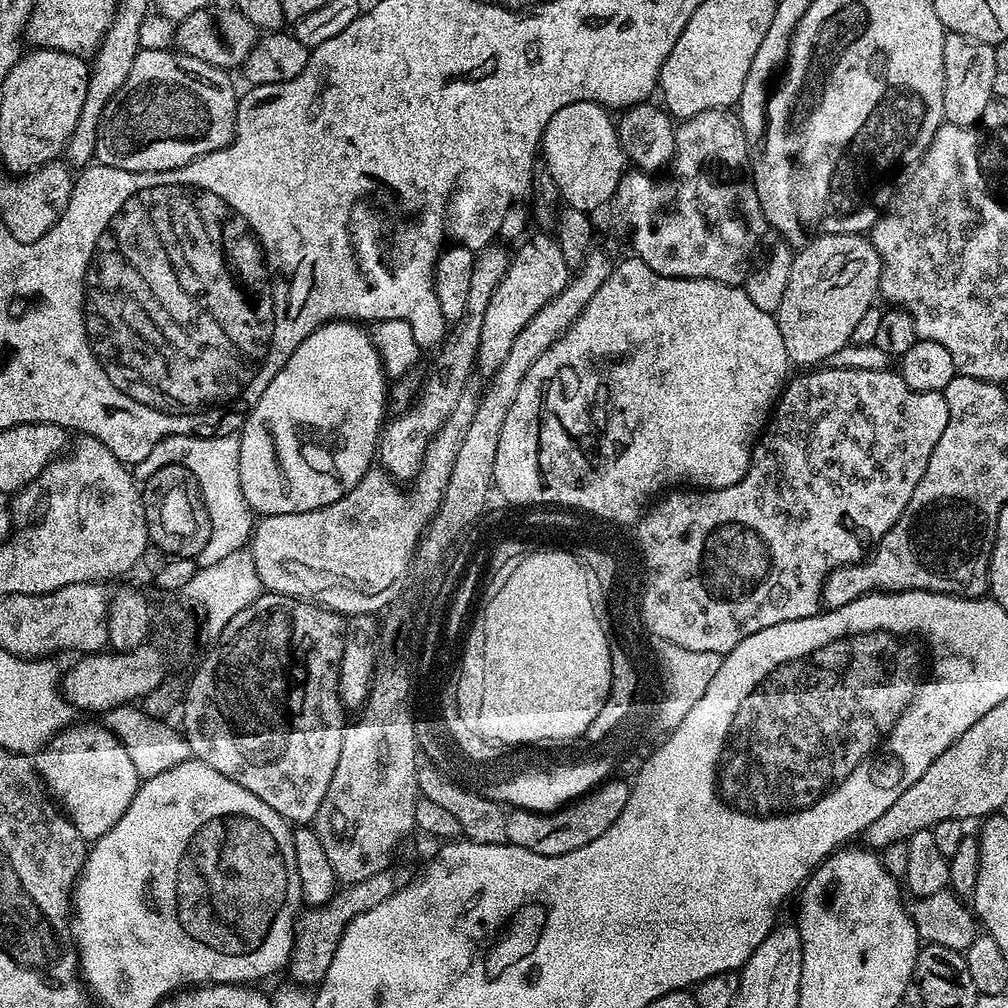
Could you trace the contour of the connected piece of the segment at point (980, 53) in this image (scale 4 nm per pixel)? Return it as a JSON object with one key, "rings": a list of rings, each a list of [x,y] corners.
{"rings":[[[948,32],[942,46],[942,110],[945,121],[959,128],[973,128],[980,122],[986,106],[994,99],[996,48],[966,34]]]}

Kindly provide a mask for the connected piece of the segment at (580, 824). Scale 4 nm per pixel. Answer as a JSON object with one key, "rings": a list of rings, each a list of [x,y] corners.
{"rings":[[[608,778],[599,783],[591,791],[584,793],[579,799],[572,800],[556,811],[534,812],[526,808],[515,808],[508,812],[506,818],[506,838],[509,844],[518,846],[522,850],[530,850],[534,854],[543,856],[557,856],[570,854],[570,850],[578,850],[586,846],[586,842],[594,842],[601,834],[606,834],[618,814],[626,807],[630,791],[629,781]]]}

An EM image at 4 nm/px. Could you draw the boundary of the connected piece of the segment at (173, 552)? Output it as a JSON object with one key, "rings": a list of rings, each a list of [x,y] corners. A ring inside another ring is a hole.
{"rings":[[[177,464],[162,466],[162,470],[154,470],[150,478],[143,481],[142,495],[144,513],[148,527],[148,539],[151,547],[161,548],[165,557],[191,556],[196,558],[210,537],[210,518],[203,504],[200,486],[186,470]]]}

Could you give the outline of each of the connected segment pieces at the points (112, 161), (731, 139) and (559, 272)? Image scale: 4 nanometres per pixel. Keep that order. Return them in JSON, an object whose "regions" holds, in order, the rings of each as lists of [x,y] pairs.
{"regions":[[[[141,48],[130,66],[126,82],[110,98],[96,135],[95,163],[127,172],[165,172],[186,166],[192,160],[225,148],[236,135],[238,91],[223,68],[215,68],[176,50]]],[[[719,108],[694,114],[676,129],[676,156],[670,165],[672,177],[660,181],[647,172],[625,171],[610,201],[612,220],[617,230],[632,243],[638,259],[660,276],[743,285],[746,279],[744,263],[755,250],[760,235],[770,228],[760,210],[758,194],[746,167],[749,160],[746,134],[735,111]]],[[[555,235],[530,236],[523,241],[525,244],[517,252],[515,250],[511,253],[505,277],[494,290],[486,309],[486,316],[482,323],[481,345],[477,350],[477,361],[479,367],[484,367],[488,374],[494,373],[496,368],[502,366],[522,326],[526,326],[526,322],[530,322],[530,318],[534,318],[534,314],[538,314],[538,310],[542,310],[542,306],[550,302],[550,298],[560,293],[568,285],[570,279],[570,269],[562,256],[562,250]]]]}

